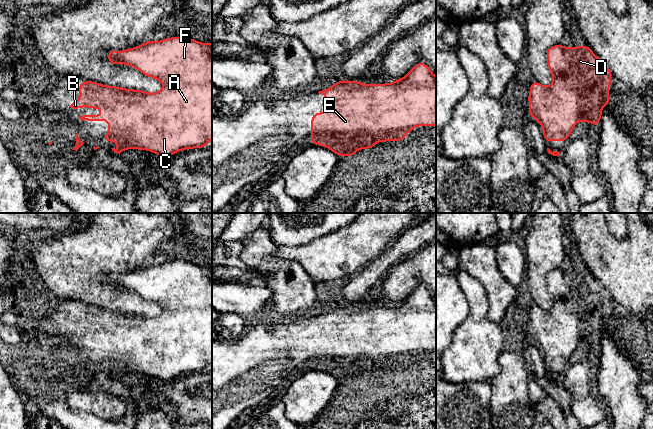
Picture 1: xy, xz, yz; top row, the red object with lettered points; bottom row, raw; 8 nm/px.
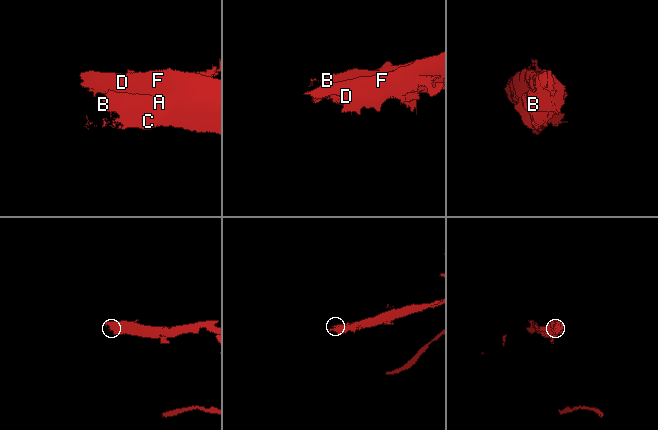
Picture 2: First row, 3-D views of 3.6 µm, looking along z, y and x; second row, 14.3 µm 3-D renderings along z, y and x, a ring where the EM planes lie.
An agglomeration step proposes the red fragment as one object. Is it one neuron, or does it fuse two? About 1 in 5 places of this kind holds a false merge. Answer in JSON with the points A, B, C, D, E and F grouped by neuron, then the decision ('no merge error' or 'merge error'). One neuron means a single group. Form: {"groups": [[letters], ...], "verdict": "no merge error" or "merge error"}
{"groups": [["A", "B", "C", "D", "E", "F"]], "verdict": "no merge error"}

